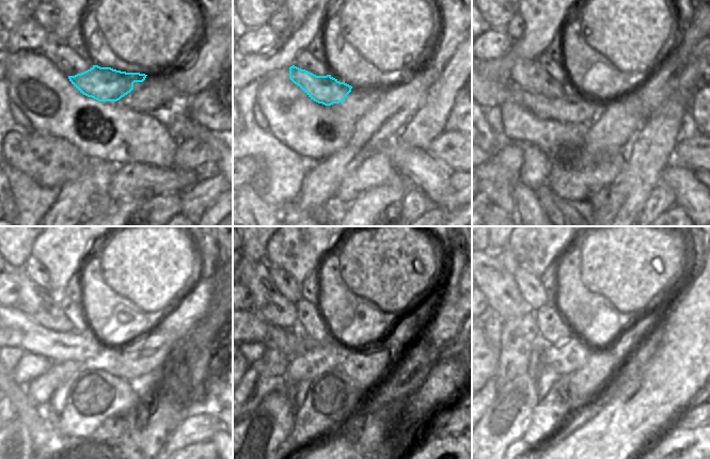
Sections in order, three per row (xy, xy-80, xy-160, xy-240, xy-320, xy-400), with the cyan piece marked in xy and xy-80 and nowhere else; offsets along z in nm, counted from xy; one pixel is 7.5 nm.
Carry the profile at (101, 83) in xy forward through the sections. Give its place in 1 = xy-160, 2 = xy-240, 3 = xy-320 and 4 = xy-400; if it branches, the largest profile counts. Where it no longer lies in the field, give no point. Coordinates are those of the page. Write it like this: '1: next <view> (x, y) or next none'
1: next xy-160 (527, 74)
2: next xy-240 (42, 305)
3: next xy-320 (268, 302)
4: next xy-400 (498, 285)

